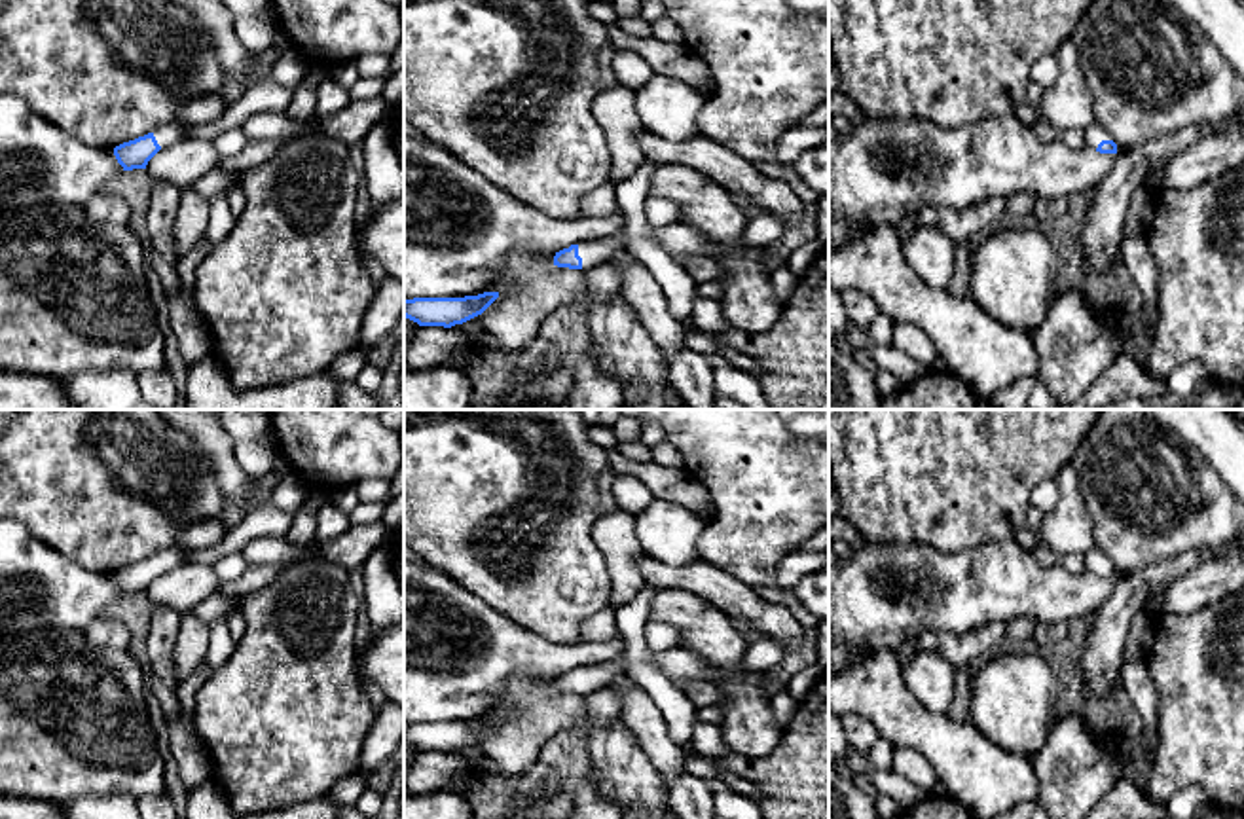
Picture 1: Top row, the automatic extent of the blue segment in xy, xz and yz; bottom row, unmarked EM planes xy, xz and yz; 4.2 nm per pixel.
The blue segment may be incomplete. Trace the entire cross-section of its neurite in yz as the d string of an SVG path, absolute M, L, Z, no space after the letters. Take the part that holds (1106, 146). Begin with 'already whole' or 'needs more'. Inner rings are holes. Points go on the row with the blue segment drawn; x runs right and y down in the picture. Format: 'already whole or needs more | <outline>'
needs more | M1092 123L1090 127L1085 129L1085 135L1087 135L1087 144L1096 152L1117 154L1117 144L1109 136L1109 133L1104 131L1102 127Z

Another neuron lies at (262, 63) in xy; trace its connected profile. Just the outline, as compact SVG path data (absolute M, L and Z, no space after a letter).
M269 47L262 53L252 53L252 68L250 68L252 82L267 78L277 59L279 53L275 47Z

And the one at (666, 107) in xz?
M654 74L633 93L637 118L645 131L671 142L683 142L700 135L698 114L705 104L705 97L688 83Z

